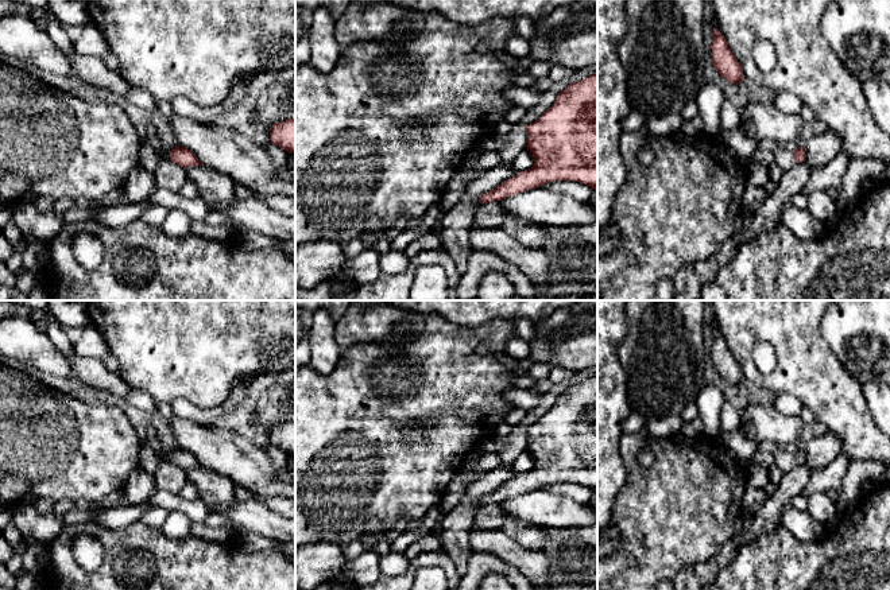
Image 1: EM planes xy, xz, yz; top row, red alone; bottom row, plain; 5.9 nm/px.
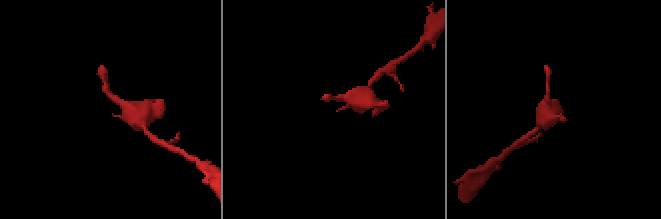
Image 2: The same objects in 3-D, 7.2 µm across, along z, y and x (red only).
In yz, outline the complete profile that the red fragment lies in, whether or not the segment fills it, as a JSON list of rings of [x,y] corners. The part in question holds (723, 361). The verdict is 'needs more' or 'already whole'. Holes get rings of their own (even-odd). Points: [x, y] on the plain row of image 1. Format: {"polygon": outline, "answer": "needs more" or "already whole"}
{"polygon": [[[715,330],[711,346],[712,365],[723,380],[730,385],[739,385],[744,381],[742,368],[731,354],[724,337]]], "answer": "already whole"}

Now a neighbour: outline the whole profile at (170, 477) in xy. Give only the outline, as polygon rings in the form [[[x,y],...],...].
[[[167,461],[160,462],[154,477],[158,489],[167,490],[173,494],[179,494],[181,489],[187,482],[185,469]]]

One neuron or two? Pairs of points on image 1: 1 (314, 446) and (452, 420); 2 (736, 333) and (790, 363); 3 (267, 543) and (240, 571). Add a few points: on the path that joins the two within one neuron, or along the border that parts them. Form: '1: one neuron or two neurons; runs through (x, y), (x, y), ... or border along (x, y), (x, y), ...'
1: one neuron; runs through (348, 423), (358, 414), (418, 414)
2: one neuron; runs through (751, 332), (767, 332), (784, 348)
3: two neurons; border along (236, 539), (246, 551), (281, 552)

